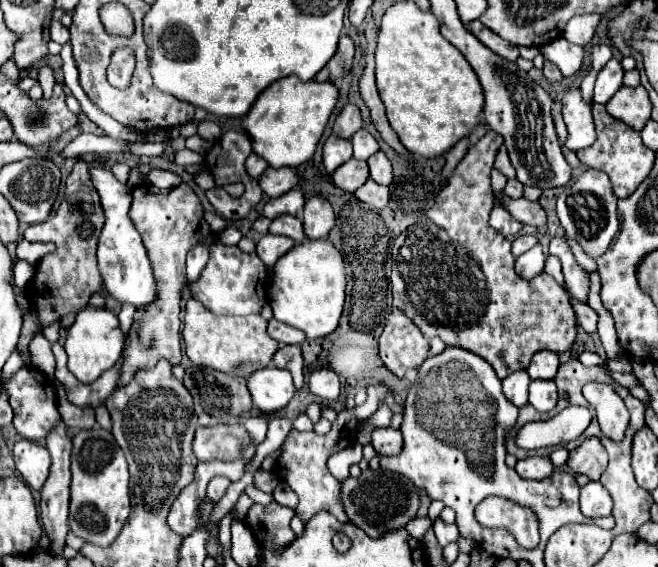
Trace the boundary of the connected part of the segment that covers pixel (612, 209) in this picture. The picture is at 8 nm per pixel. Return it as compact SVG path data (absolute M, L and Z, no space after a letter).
M586 169L578 179L574 179L568 187L564 187L562 193L558 195L556 213L560 217L560 223L566 235L576 239L590 257L602 255L610 247L610 241L614 239L620 227L618 213L616 213L616 201L618 199L612 191L612 183L608 175L596 169Z

